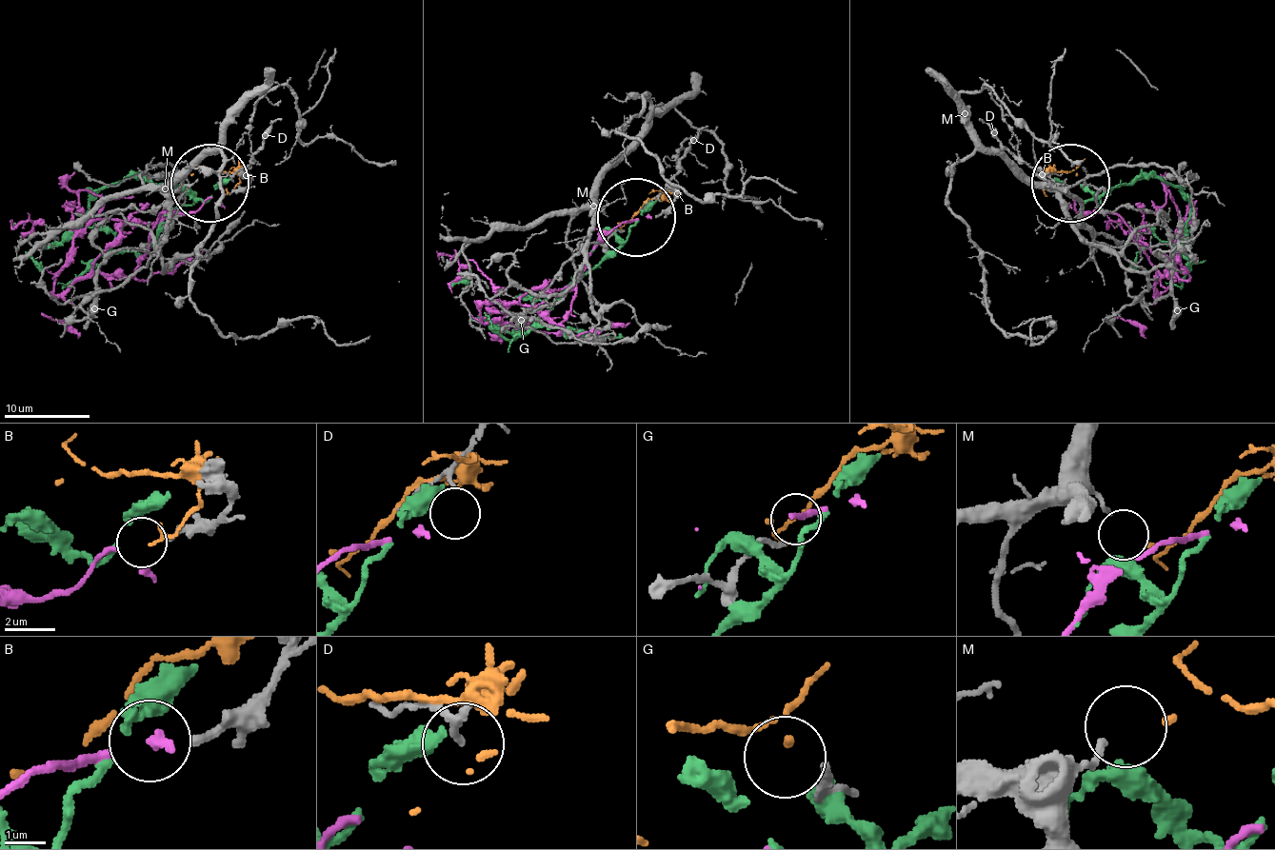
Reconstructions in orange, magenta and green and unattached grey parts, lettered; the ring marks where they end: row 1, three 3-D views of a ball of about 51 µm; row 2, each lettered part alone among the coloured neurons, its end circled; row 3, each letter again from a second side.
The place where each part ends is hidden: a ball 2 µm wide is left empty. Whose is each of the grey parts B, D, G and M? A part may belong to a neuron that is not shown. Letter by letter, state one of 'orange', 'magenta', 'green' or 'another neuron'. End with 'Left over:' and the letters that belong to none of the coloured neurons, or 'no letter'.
B: magenta
D: another neuron
G: another neuron
M: orange
Left over: D, G

